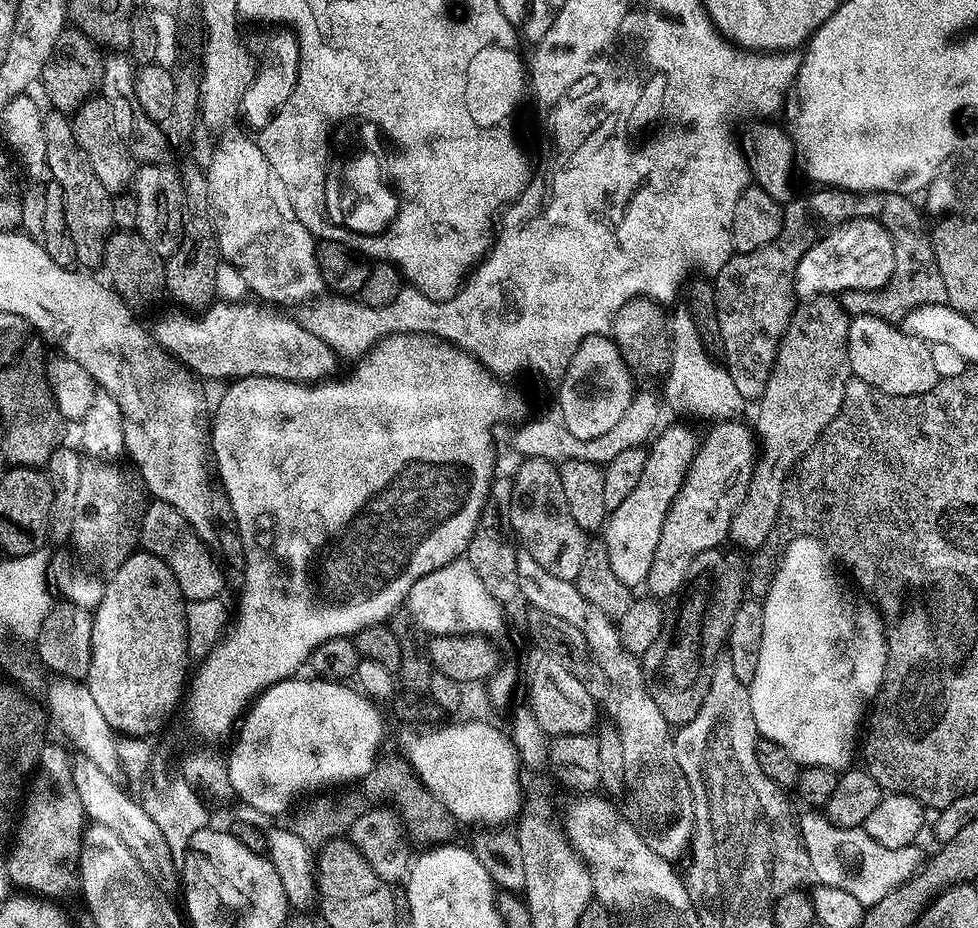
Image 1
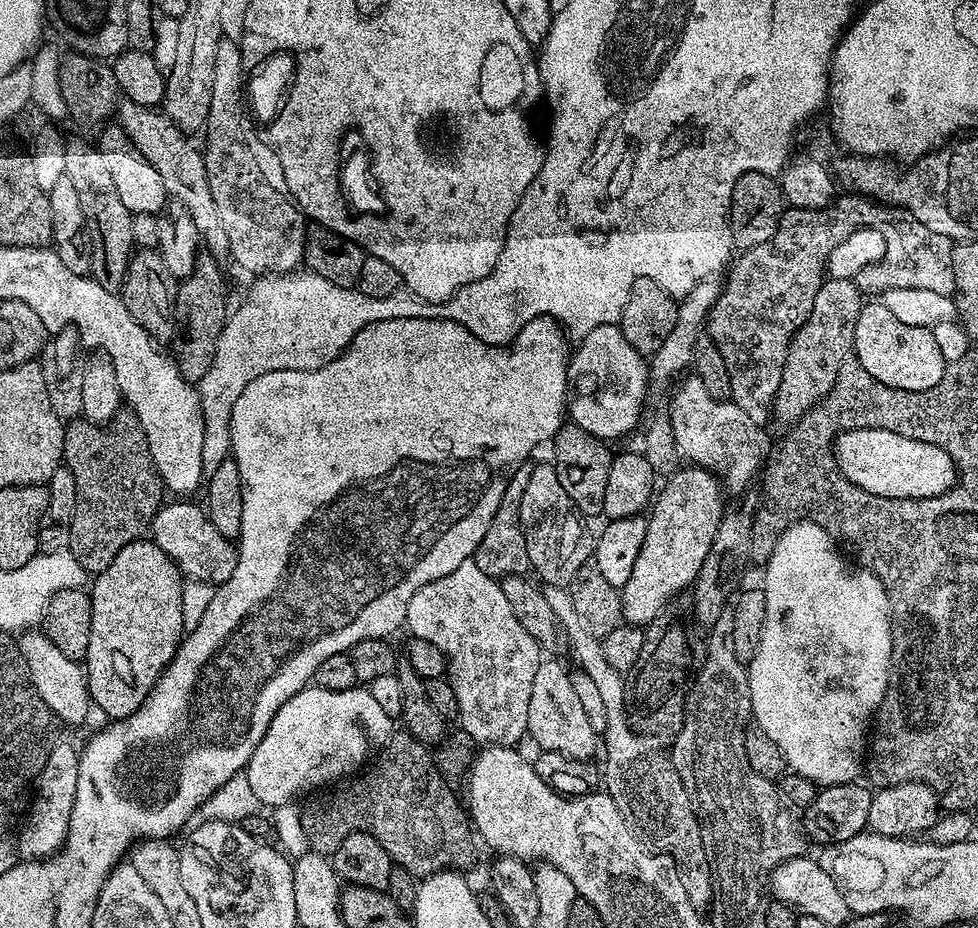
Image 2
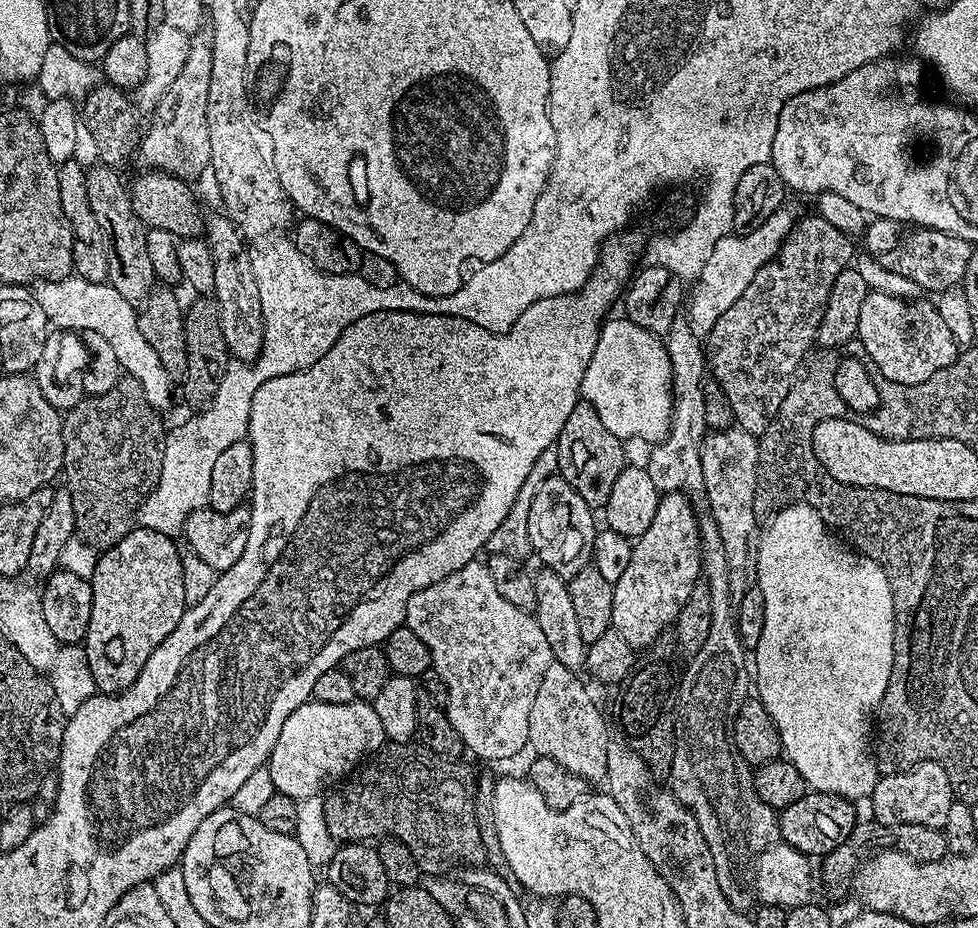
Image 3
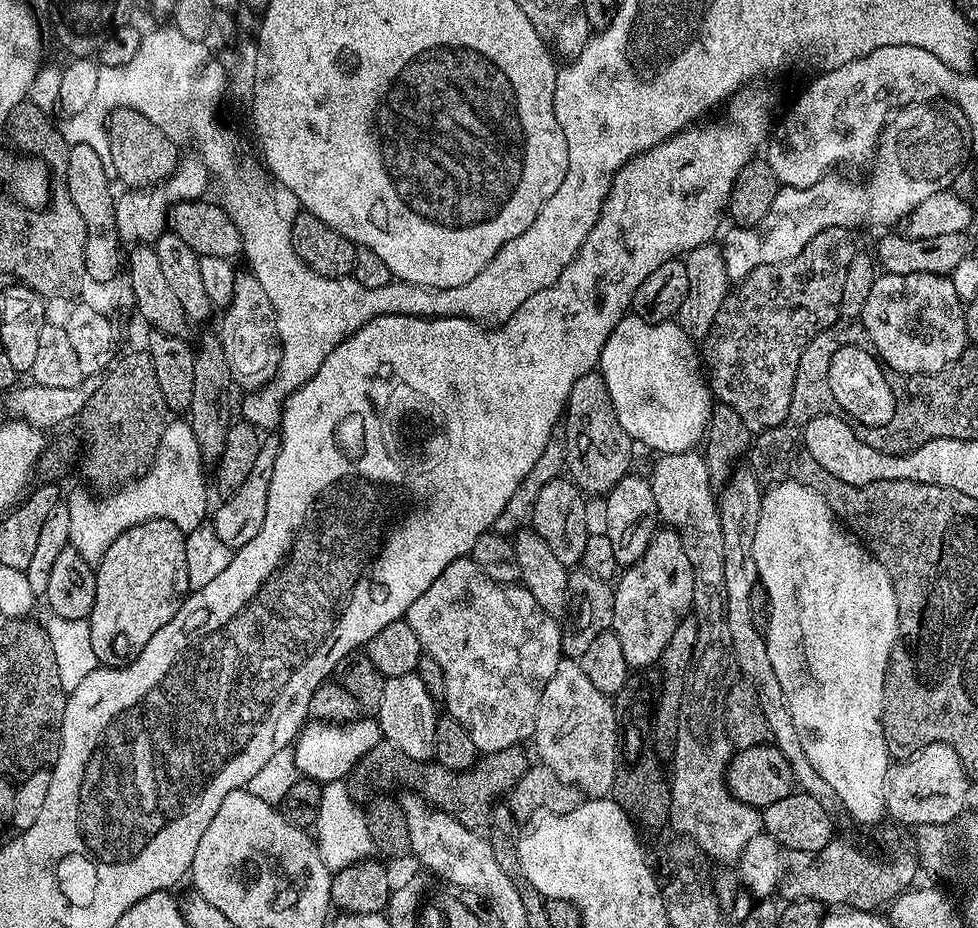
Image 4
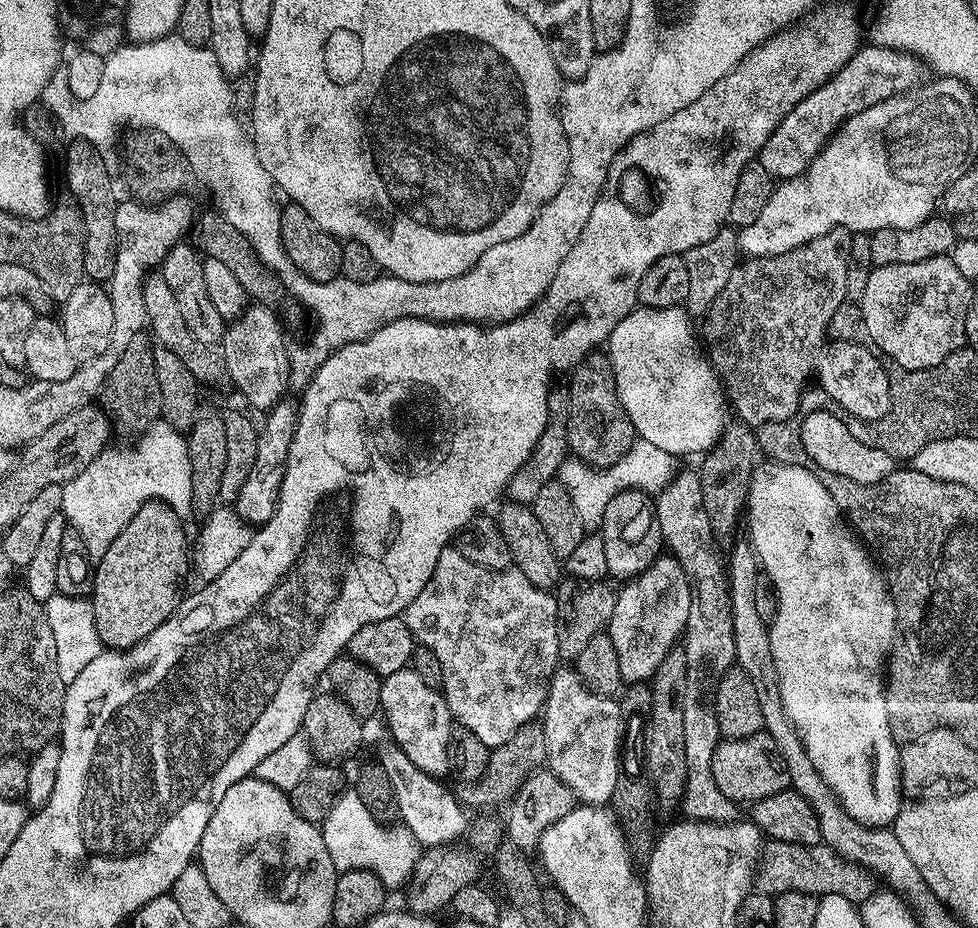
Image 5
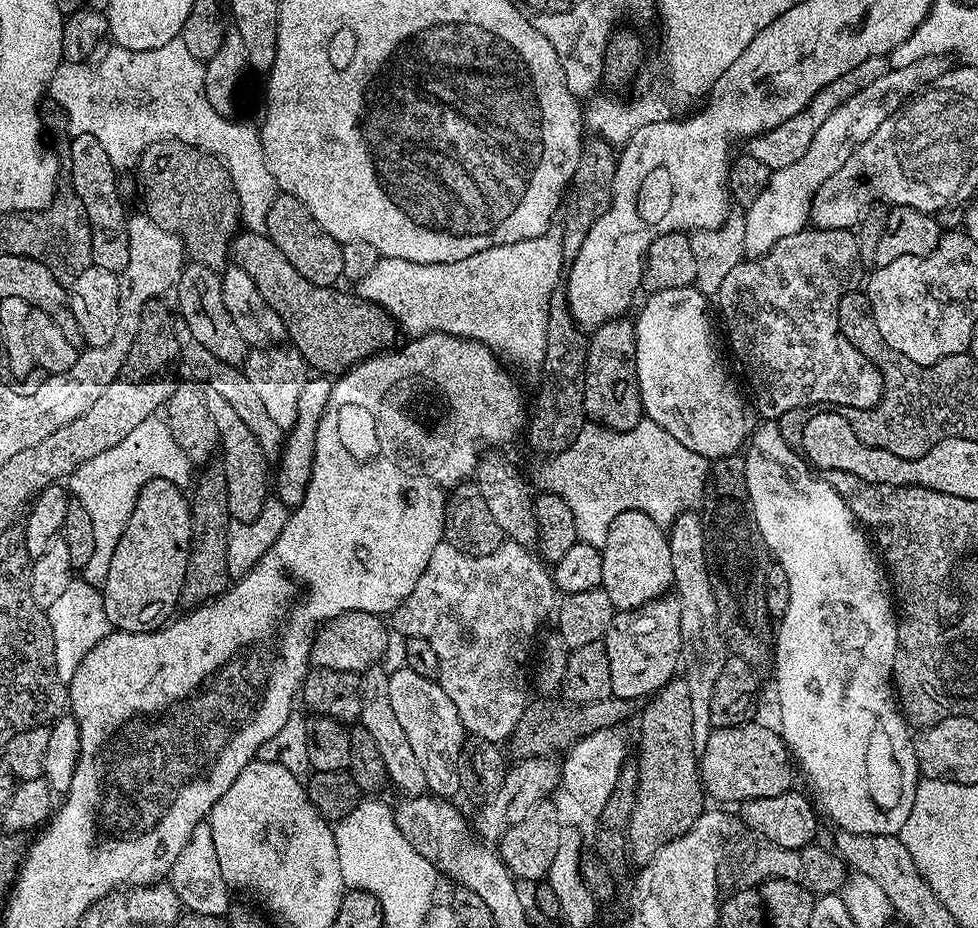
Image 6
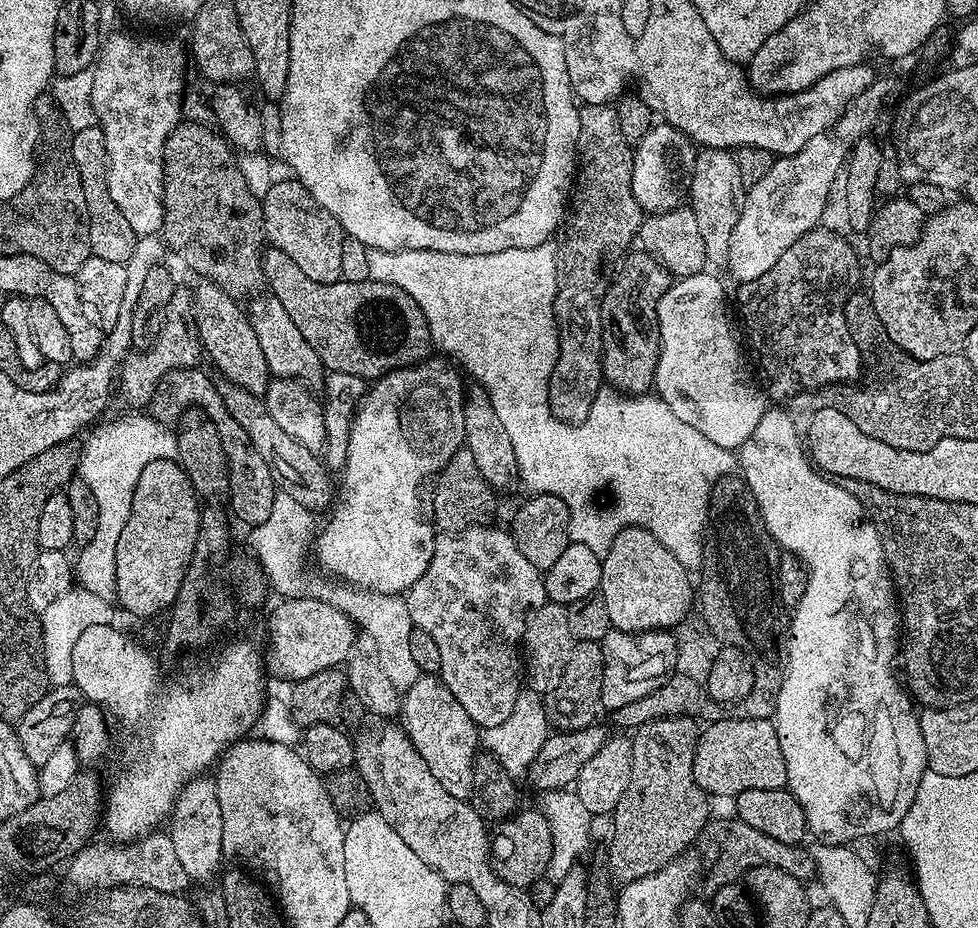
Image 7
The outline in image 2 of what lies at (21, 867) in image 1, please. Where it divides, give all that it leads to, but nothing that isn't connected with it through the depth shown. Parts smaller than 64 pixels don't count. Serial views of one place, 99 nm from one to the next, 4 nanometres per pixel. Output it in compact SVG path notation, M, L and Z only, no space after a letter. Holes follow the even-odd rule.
M58 742L50 750L50 758L46 758L46 766L34 784L34 799L19 829L18 852L21 857L43 860L55 856L64 847L70 830L70 810L74 810L74 794L78 790L79 761L77 745Z

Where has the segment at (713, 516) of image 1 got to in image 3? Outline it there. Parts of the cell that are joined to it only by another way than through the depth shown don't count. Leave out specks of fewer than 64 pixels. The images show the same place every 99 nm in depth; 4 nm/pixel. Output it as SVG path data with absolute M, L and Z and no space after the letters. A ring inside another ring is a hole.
M683 492L661 495L654 522L646 534L635 537L630 563L618 582L612 585L611 631L622 634L626 642L637 650L648 650L664 631L671 629L678 618L678 610L690 598L690 590L702 580L702 540L696 512Z

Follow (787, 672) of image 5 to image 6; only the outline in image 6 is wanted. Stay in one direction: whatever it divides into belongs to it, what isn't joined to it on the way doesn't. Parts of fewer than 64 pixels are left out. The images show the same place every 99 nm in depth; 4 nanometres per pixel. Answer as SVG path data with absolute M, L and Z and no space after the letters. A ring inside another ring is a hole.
M776 422L757 423L750 437L750 443L742 456L745 462L748 504L752 518L762 534L764 546L768 549L771 559L782 566L789 582L789 605L784 616L778 620L780 629L776 632L776 696L780 699L778 731L783 736L784 744L793 761L798 765L799 771L800 768L804 771L804 776L808 779L809 786L812 787L811 795L814 797L819 811L823 815L825 812L837 824L837 829L840 832L853 832L856 836L858 834L894 836L899 834L902 826L906 826L906 818L910 818L916 786L922 776L916 761L914 736L913 733L908 733L910 725L898 707L892 683L892 667L898 646L898 630L896 629L898 616L894 611L894 596L890 591L885 569L882 567L865 529L861 527L856 515L850 510L850 506L846 506L846 502L842 502L842 498L836 493L834 486L830 486L830 482L823 475L813 471L808 461L795 447L792 449L784 441L784 436L780 433L780 426Z

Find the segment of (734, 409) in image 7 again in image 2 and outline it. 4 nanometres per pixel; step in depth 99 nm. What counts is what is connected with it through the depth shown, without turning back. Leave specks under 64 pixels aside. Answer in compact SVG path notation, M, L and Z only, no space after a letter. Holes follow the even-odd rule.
M619 323L606 326L594 326L590 334L579 337L577 346L571 353L568 362L568 407L567 415L571 423L577 424L591 436L599 440L613 442L619 436L632 432L640 420L640 411L644 408L644 400L649 399L648 394L648 369L649 361L626 340L622 334Z

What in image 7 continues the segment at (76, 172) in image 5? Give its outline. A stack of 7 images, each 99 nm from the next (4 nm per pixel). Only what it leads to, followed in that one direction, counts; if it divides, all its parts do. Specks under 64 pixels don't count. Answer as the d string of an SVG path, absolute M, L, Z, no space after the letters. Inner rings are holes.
M98 126L72 132L72 157L74 166L78 166L78 178L82 178L82 191L86 197L88 211L88 229L90 230L90 250L98 258L127 264L134 254L134 246L138 237L130 227L130 221L114 206L114 198L110 198L110 182L108 181L108 159L106 158L106 134Z

